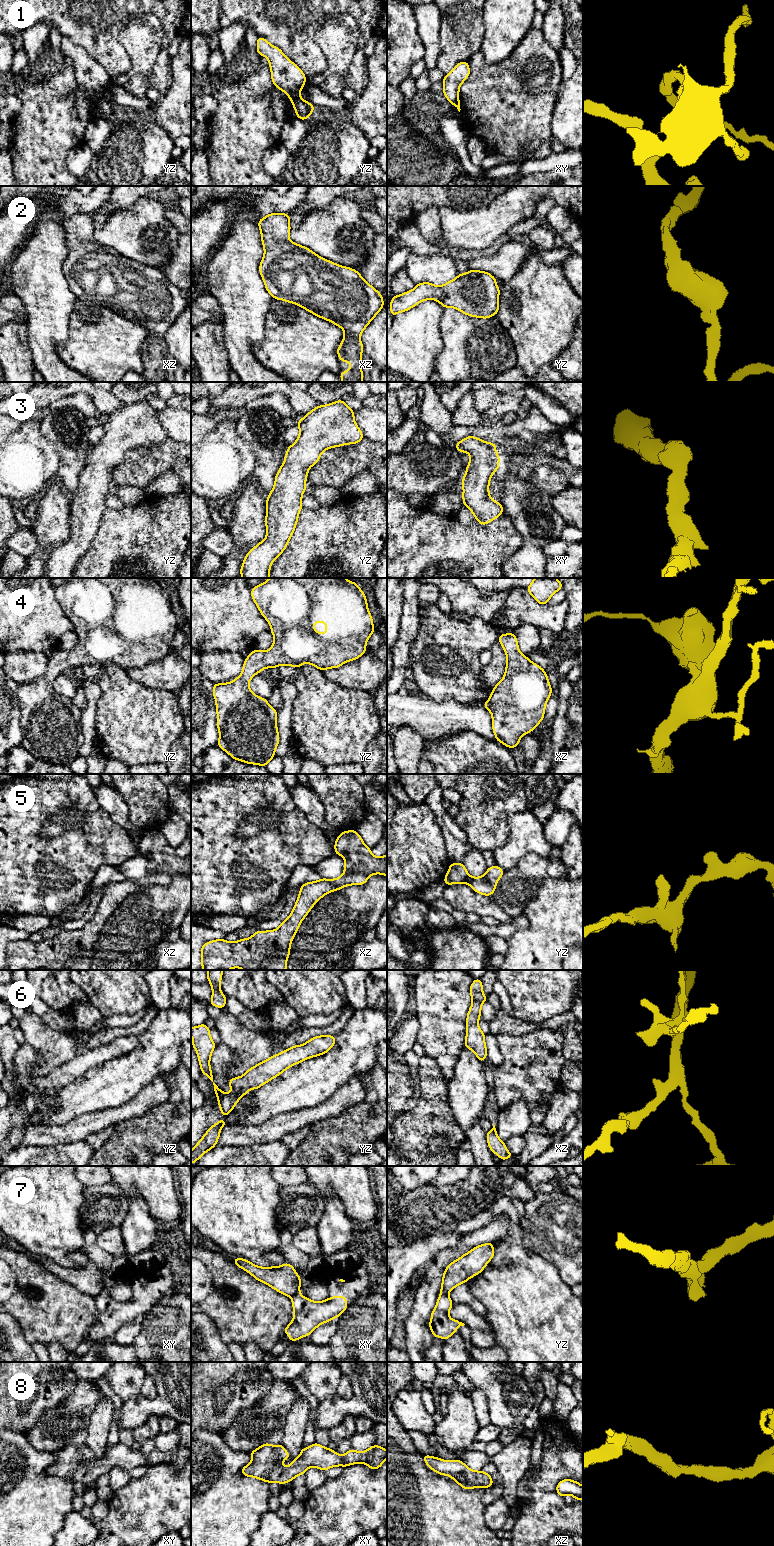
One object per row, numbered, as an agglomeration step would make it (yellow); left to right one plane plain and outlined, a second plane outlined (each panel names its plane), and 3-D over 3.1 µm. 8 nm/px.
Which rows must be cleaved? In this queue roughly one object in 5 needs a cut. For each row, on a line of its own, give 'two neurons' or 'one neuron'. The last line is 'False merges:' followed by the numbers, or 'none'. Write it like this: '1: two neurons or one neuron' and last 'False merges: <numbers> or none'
1: two neurons
2: one neuron
3: one neuron
4: one neuron
5: one neuron
6: one neuron
7: two neurons
8: one neuron
False merges: 1, 7

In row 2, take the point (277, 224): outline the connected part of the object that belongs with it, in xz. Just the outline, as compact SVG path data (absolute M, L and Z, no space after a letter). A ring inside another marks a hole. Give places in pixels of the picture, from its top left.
M272 213L266 215L258 221L258 226L261 231L261 240L264 247L264 256L261 260L259 270L266 290L274 299L294 303L310 313L342 328L344 337L337 349L337 354L341 361L350 362L351 368L340 373L341 381L363 382L361 354L364 350L360 335L384 307L382 294L368 284L357 270L324 259L309 248L292 242L289 239L291 230L289 214Z

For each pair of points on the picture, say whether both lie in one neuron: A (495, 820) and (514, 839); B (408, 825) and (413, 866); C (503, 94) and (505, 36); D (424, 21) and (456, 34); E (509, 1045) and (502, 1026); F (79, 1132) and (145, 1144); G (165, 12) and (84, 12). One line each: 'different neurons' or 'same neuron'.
A: different neurons
B: same neuron
C: different neurons
D: different neurons
E: different neurons
F: different neurons
G: same neuron

